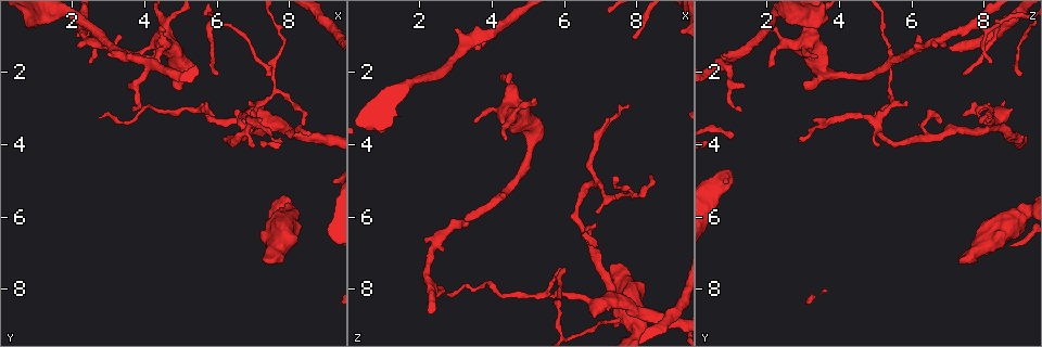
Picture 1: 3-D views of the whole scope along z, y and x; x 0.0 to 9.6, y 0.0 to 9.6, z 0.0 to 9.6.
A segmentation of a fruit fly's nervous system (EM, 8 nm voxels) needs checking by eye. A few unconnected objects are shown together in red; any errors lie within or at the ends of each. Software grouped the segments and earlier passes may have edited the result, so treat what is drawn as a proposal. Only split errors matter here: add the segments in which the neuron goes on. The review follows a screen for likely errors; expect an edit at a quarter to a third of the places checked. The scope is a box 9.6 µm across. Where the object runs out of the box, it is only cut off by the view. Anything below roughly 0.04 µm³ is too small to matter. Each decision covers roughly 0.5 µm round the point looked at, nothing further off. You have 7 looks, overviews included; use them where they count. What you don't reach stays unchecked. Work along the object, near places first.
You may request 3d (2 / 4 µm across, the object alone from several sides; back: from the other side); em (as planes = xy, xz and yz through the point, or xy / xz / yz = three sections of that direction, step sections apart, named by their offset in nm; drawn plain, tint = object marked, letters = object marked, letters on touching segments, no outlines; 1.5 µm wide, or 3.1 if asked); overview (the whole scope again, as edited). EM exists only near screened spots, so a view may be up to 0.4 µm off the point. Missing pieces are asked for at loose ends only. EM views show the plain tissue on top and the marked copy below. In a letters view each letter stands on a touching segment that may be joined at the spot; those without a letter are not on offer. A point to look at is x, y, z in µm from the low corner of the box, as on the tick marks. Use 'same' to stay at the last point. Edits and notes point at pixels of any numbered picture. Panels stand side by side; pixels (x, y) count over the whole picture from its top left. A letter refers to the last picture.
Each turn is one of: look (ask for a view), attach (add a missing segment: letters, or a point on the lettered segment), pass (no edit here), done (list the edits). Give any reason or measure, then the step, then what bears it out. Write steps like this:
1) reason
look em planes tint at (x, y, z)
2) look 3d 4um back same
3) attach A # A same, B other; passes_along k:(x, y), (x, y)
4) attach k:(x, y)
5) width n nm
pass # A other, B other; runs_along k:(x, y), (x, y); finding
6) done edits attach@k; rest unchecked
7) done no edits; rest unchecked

branch stops here
look em planes letters at (2.95, 1.45, 0.85)

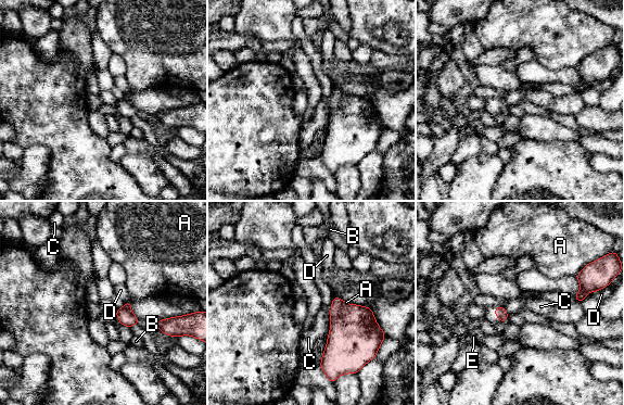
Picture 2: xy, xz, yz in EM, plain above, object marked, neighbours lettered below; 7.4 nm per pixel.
pass # A other, B other, C other, D other, E other; none of them fits

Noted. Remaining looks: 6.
free end
look 3d 2um at (2.75, 3.35, 8.10)

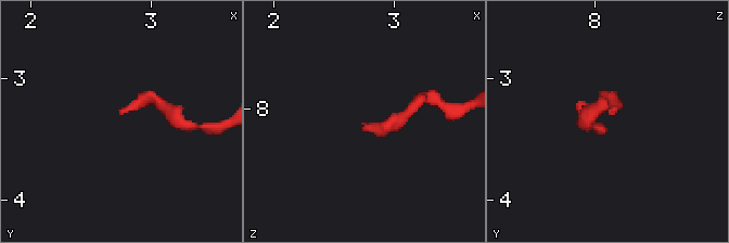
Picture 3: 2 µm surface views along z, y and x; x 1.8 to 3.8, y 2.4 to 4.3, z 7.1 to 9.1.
look em xy step 4 letters at (2.74, 3.28, 8.16)

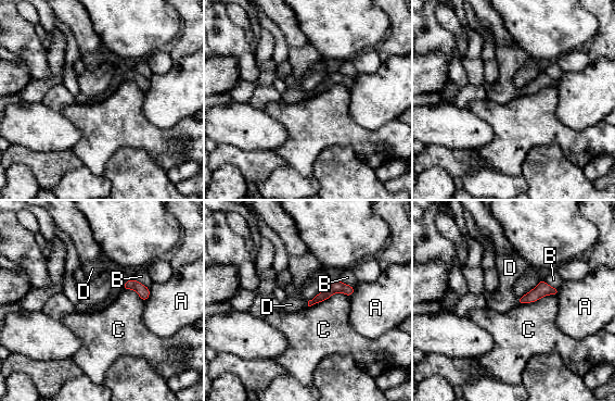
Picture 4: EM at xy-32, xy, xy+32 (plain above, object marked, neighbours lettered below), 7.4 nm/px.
cut it another way
look em planes letters same

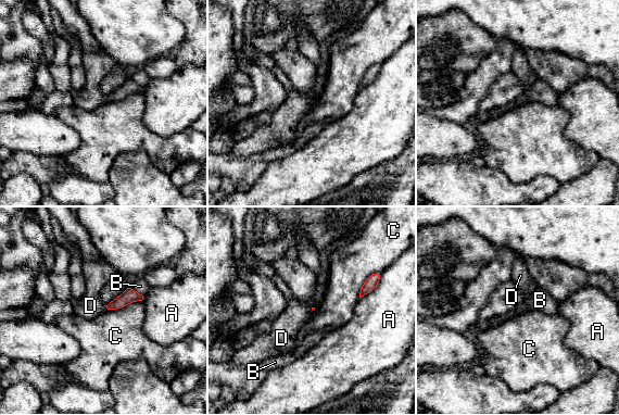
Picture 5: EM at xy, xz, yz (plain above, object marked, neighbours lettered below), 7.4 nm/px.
attach D # A other, B other, C other, D same; it goes on there

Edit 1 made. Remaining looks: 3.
redraw
look overview

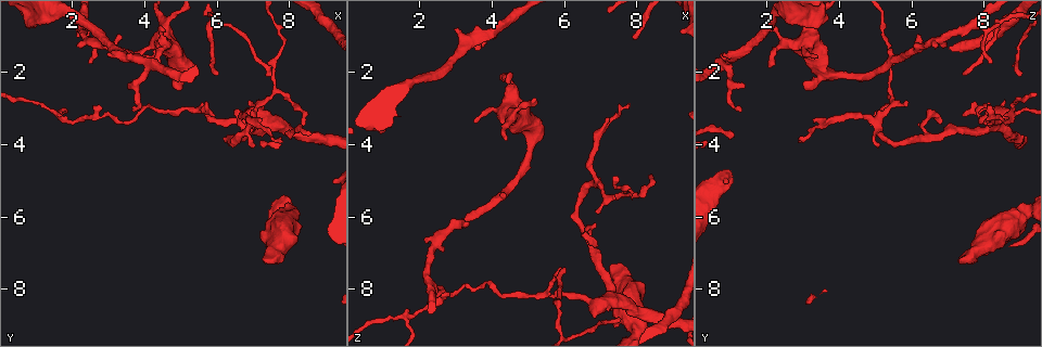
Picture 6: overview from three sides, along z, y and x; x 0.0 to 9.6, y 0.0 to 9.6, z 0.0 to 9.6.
free end
look em xy step 4 letters at (7.30, 7.25, 7.25)

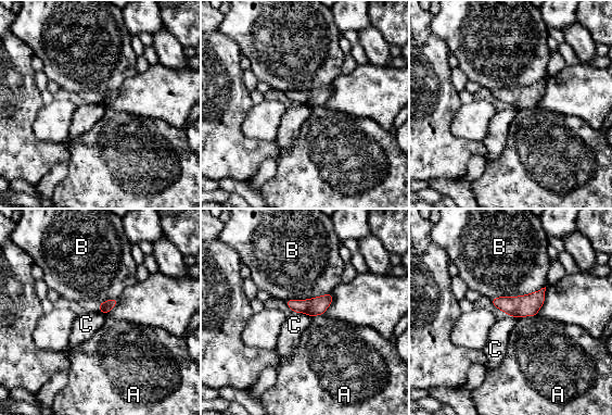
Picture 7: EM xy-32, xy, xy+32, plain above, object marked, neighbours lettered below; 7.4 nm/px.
longest_contact B 420 nm
pass # A other, B other, C other; border 7:(295, 312), (304, 312), (311, 317); none of them fits

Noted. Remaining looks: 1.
done edits attach@5; rest unchecked

